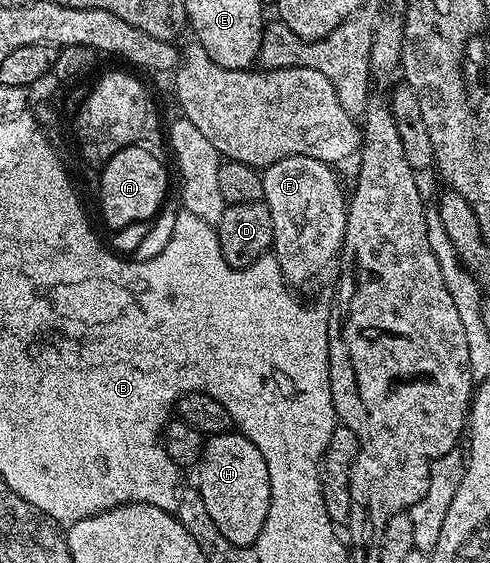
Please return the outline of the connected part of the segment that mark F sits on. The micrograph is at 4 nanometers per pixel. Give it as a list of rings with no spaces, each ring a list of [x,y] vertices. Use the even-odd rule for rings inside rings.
[[[286,156],[263,169],[264,198],[272,219],[272,247],[278,266],[289,285],[304,284],[312,280],[328,263],[337,259],[346,234],[346,192],[340,189],[336,176],[329,165],[305,156]]]

